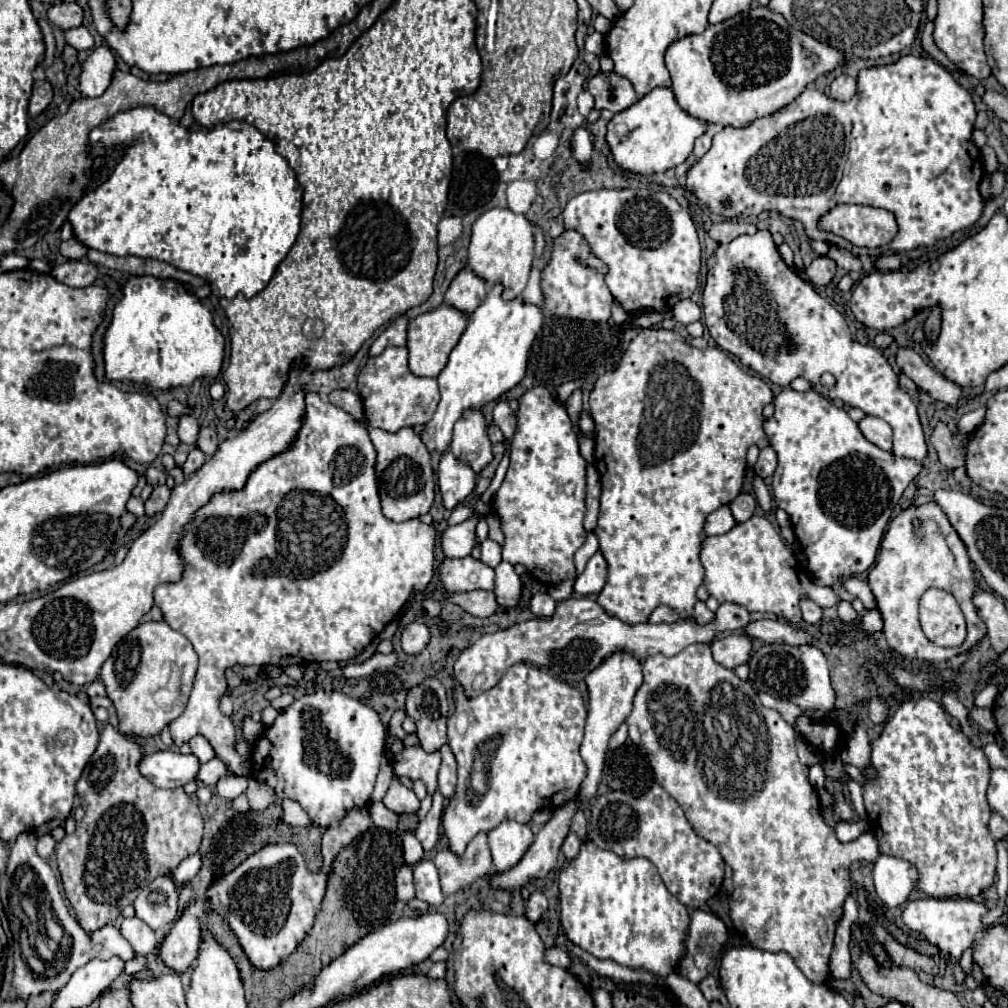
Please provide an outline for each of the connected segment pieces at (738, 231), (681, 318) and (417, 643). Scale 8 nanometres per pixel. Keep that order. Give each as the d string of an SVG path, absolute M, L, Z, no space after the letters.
M726 219L726 221L720 221L720 223L714 223L712 227L710 227L710 237L714 239L714 241L718 241L718 243L728 243L728 241L732 241L732 239L736 239L738 235L744 235L744 233L756 233L758 229L756 229L756 225L752 225L752 223L744 223L744 221L730 221L730 219Z
M684 299L684 301L678 301L672 309L672 317L678 321L678 323L692 323L692 321L698 321L702 317L702 309L690 301L690 299Z
M414 621L402 631L402 649L408 655L418 655L430 643L430 627L426 623Z

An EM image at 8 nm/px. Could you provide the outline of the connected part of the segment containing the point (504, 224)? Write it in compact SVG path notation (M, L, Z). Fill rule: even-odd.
M494 207L474 221L468 247L468 265L476 275L486 279L488 283L492 285L502 283L504 299L518 297L526 287L532 267L532 255L534 255L532 225L524 215L514 213L508 207Z

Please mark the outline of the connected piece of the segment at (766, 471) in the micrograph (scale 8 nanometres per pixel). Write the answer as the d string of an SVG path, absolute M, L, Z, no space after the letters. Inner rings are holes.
M764 447L758 455L754 471L758 477L770 477L776 469L776 451L772 447Z

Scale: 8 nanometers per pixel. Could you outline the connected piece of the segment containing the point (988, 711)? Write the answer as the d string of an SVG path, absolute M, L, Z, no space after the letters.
M974 706L969 711L969 716L978 724L983 724L983 729L985 731L993 733L997 732L997 725L991 708L979 708Z

